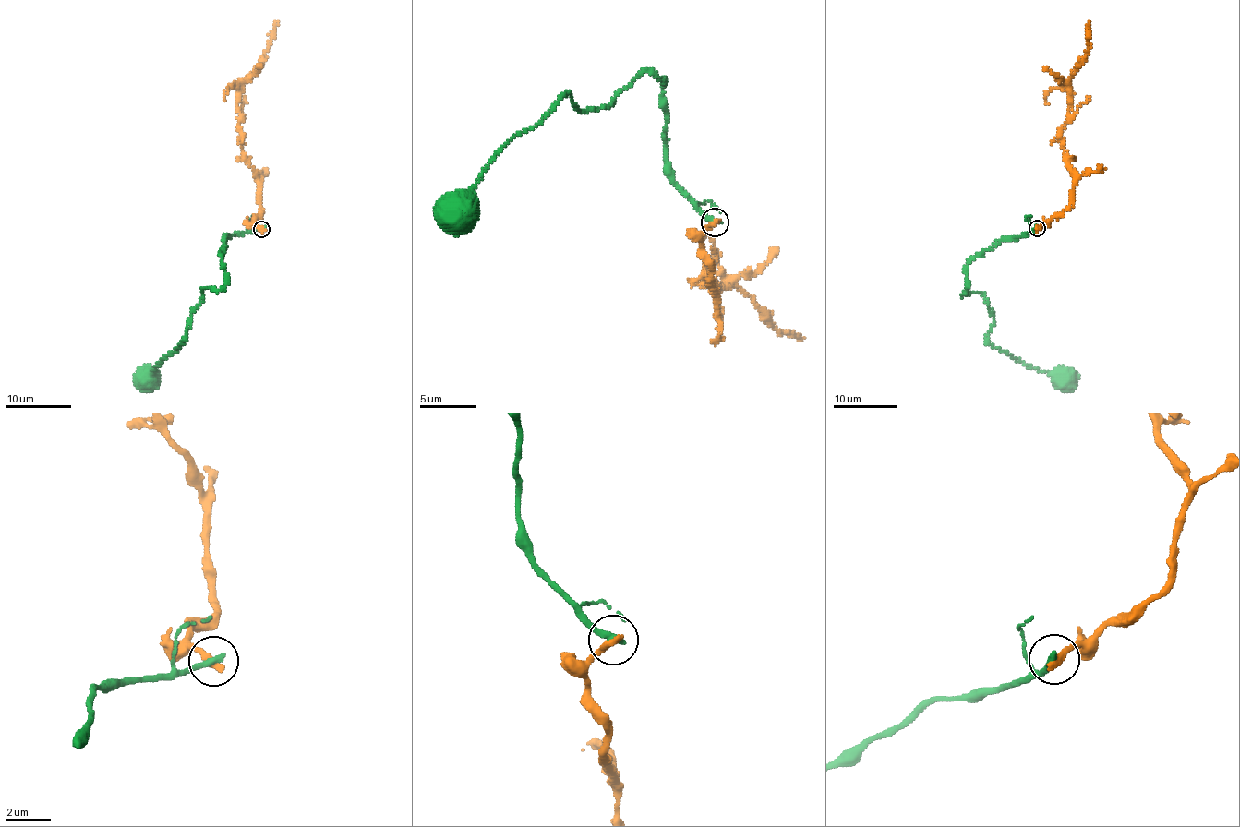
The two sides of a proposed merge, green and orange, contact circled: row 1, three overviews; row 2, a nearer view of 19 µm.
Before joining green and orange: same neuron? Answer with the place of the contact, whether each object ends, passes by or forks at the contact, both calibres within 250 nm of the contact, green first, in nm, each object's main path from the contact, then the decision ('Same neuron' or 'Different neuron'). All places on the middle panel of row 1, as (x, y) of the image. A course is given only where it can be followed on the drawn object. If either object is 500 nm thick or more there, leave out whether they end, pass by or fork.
Place: (715, 221). At the ring green ends. At the ring orange ends. Thickness 360 nm (green) against 380 nm. Course of green: (715, 222), (674, 180), (664, 80), (650, 72), (607, 105), (580, 110), (566, 93), (495, 157), (462, 208). Course of orange: (715, 222), (702, 238), (713, 293), (704, 270), (710, 261), (710, 277), (765, 311), (780, 332), (804, 338). Different neuron

